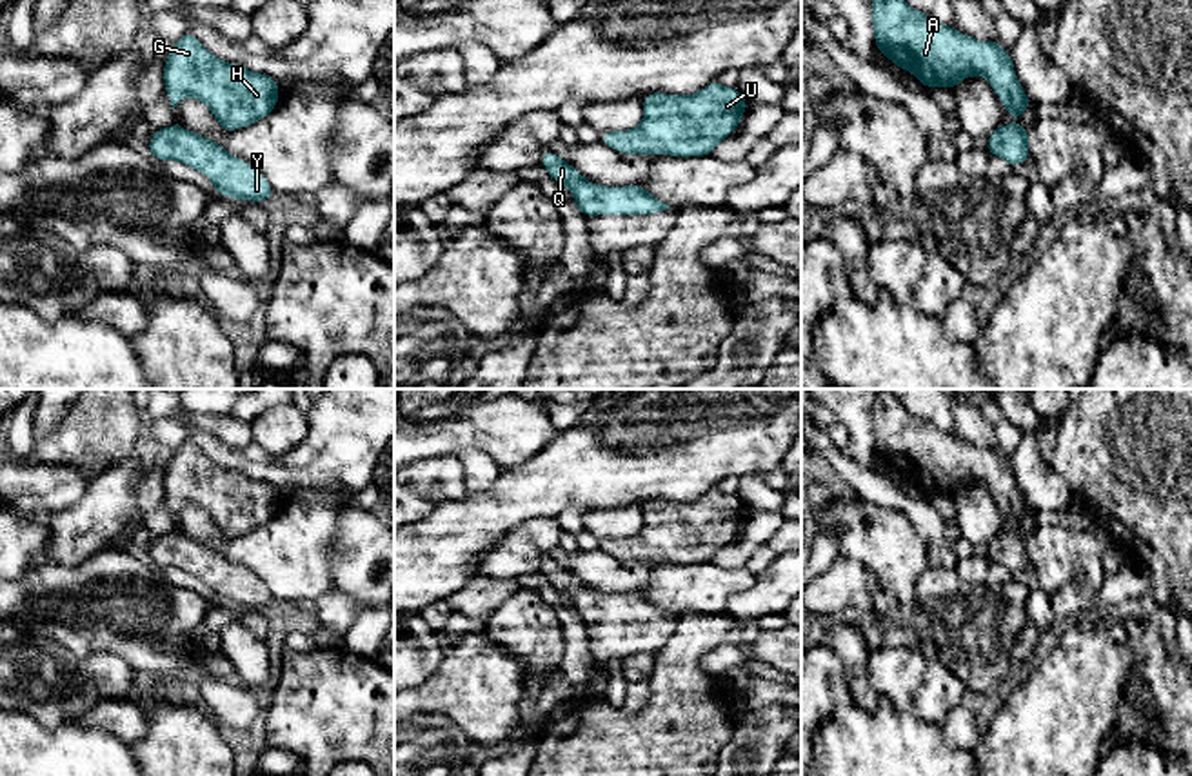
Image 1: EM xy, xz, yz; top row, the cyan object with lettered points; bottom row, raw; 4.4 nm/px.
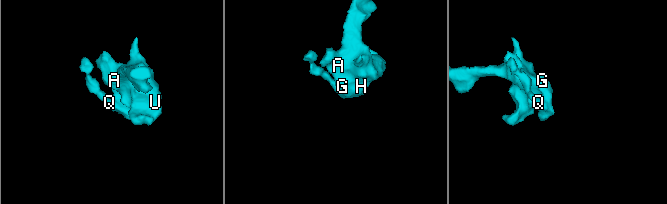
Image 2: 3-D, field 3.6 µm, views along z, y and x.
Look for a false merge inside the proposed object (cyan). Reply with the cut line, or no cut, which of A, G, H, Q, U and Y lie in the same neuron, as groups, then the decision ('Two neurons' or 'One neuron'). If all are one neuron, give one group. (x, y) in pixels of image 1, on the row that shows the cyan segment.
No split. Groups: A G H Q U Y. One neuron

